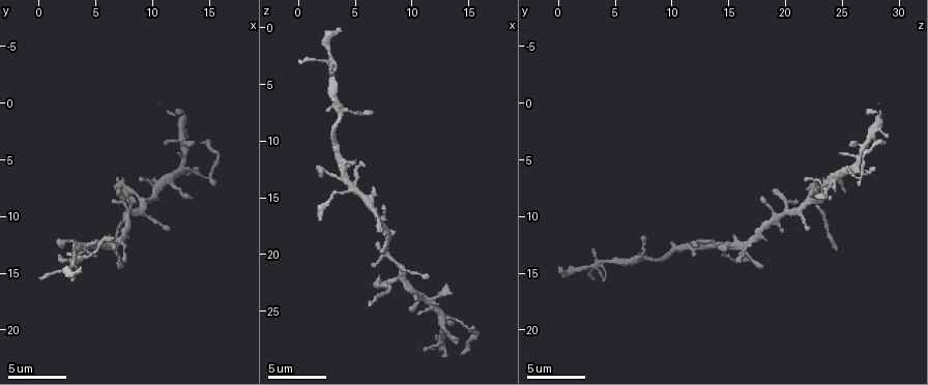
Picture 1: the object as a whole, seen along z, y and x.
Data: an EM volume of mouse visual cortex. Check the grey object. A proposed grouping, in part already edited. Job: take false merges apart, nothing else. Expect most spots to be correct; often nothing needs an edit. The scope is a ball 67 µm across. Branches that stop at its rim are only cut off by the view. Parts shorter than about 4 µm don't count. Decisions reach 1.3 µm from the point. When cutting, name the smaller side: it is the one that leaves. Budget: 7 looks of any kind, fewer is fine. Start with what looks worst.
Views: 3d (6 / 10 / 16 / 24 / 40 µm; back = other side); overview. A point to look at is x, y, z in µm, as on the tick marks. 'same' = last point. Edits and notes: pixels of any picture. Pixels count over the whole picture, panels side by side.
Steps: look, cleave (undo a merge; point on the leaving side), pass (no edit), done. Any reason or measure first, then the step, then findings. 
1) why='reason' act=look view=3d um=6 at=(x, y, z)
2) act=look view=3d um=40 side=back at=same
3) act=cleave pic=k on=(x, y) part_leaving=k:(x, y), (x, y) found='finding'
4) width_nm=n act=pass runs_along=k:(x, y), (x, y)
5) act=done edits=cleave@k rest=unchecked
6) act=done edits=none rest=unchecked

why='four-way junction' act=look view=3d um=10 at=(12.8, 5.8, 25.6)

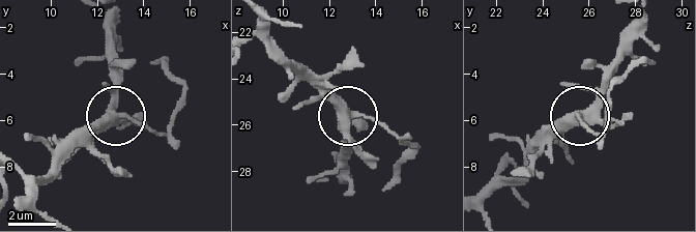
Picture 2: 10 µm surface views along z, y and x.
width_nm=350 act=pass found='continuous, no second neuron'

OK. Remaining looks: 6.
act=look view=3d um=6 at=(9.0, 8.2, 22.0)

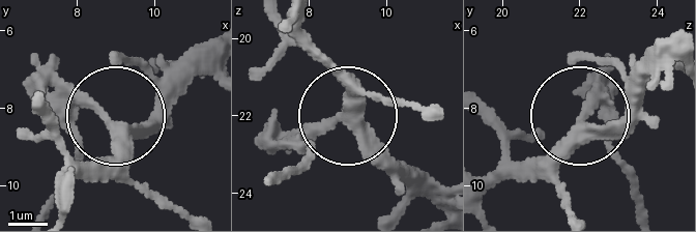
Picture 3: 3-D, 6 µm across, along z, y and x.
act=look view=3d um=6 side=back at=(8.85, 8.35, 22.15)

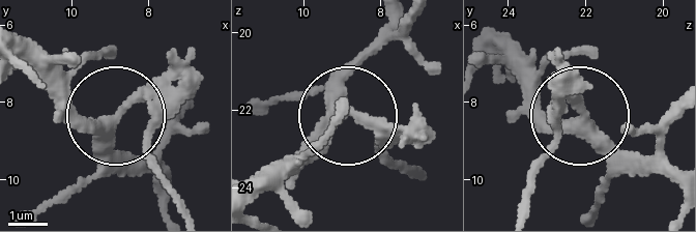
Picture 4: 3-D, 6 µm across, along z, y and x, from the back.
arms=3 act=pass runs_along=4:(155, 189), (119, 152), (119, 119), (136, 103), (192, 93) found='all the same neuron'

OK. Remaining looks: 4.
why='three arms meet' act=look view=3d um=6 at=(2.8, 14.6, 2.6)

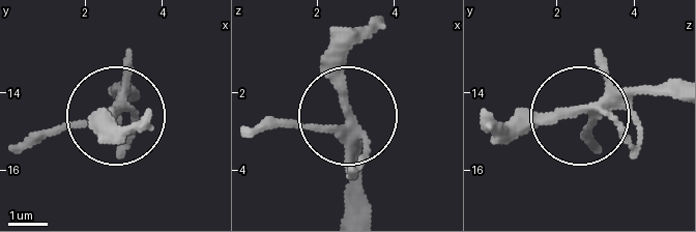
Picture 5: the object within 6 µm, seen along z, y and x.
why='other side' act=look view=3d um=6 side=back at=(2.75, 14.50, 2.35)

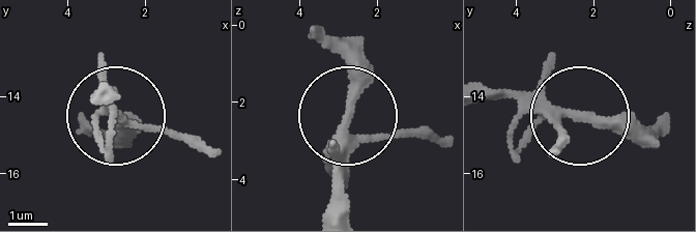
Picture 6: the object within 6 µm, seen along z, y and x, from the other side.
width_nm=210 act=pass runs_along=6:(487, 99), (626, 119), (662, 136) found='one neuron here'

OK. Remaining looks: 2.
act=done edits=none rest=unchecked

